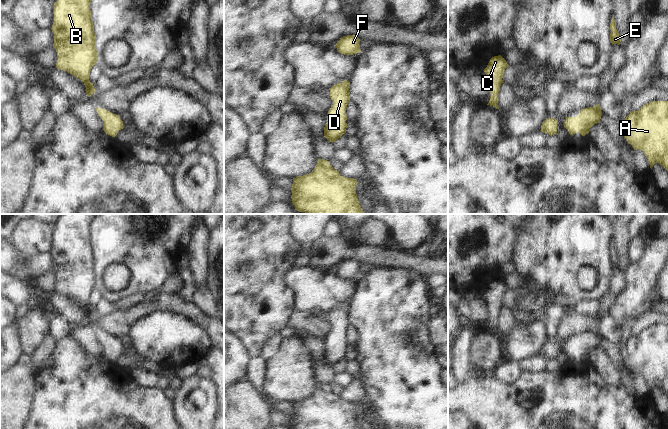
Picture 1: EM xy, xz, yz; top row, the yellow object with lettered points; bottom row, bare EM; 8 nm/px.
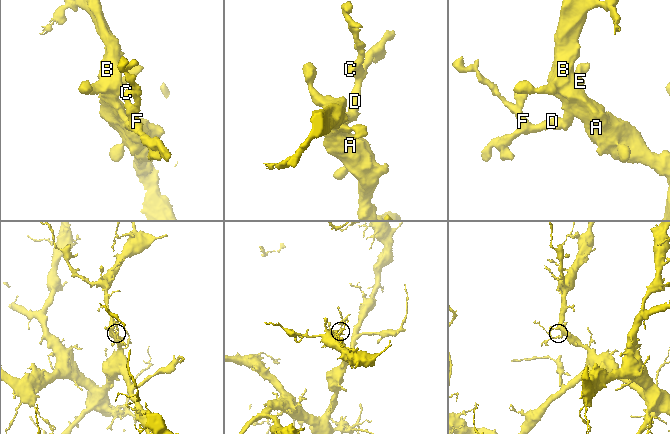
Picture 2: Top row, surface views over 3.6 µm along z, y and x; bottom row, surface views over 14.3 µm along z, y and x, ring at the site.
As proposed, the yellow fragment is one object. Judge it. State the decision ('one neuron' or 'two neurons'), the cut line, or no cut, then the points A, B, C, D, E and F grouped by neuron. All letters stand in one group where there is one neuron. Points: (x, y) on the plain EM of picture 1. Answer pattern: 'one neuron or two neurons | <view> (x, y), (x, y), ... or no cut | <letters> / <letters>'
one neuron | no cut | A B C D E F

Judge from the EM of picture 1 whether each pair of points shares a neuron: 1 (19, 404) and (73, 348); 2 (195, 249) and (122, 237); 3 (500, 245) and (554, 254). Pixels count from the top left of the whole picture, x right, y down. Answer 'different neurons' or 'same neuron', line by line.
1: different neurons
2: different neurons
3: different neurons

